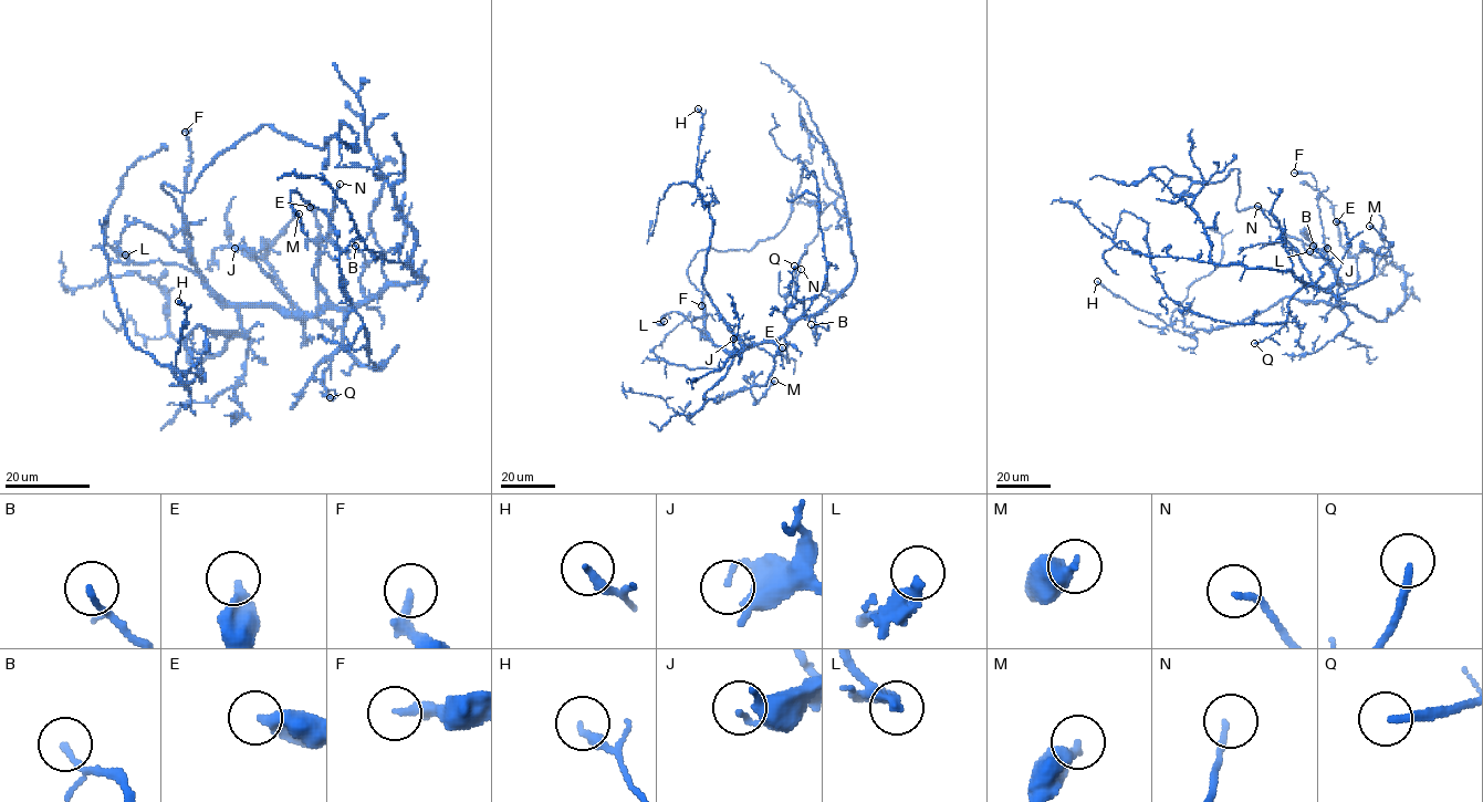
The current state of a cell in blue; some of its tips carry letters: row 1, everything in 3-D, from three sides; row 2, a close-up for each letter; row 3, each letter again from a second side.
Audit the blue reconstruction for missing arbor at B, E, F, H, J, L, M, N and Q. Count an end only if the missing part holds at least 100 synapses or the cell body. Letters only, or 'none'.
L

